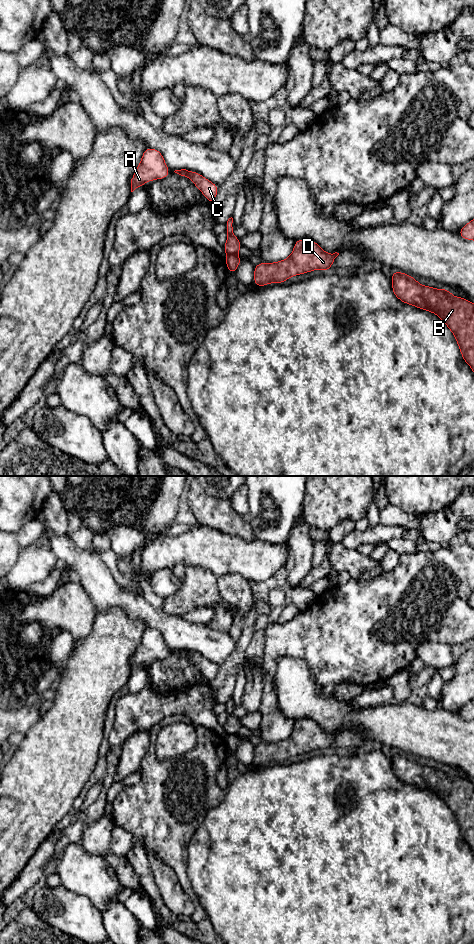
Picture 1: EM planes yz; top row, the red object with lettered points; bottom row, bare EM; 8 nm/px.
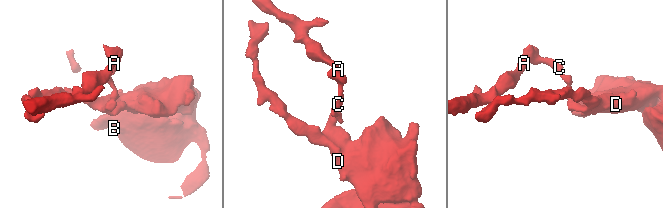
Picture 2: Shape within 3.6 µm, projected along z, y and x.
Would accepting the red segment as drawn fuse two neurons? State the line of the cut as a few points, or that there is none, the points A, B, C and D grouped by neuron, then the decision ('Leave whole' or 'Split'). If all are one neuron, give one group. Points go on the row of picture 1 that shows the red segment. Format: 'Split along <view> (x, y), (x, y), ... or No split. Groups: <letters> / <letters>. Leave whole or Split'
Split along yz (236, 253), (227, 255). Groups: A C / B D. Split

